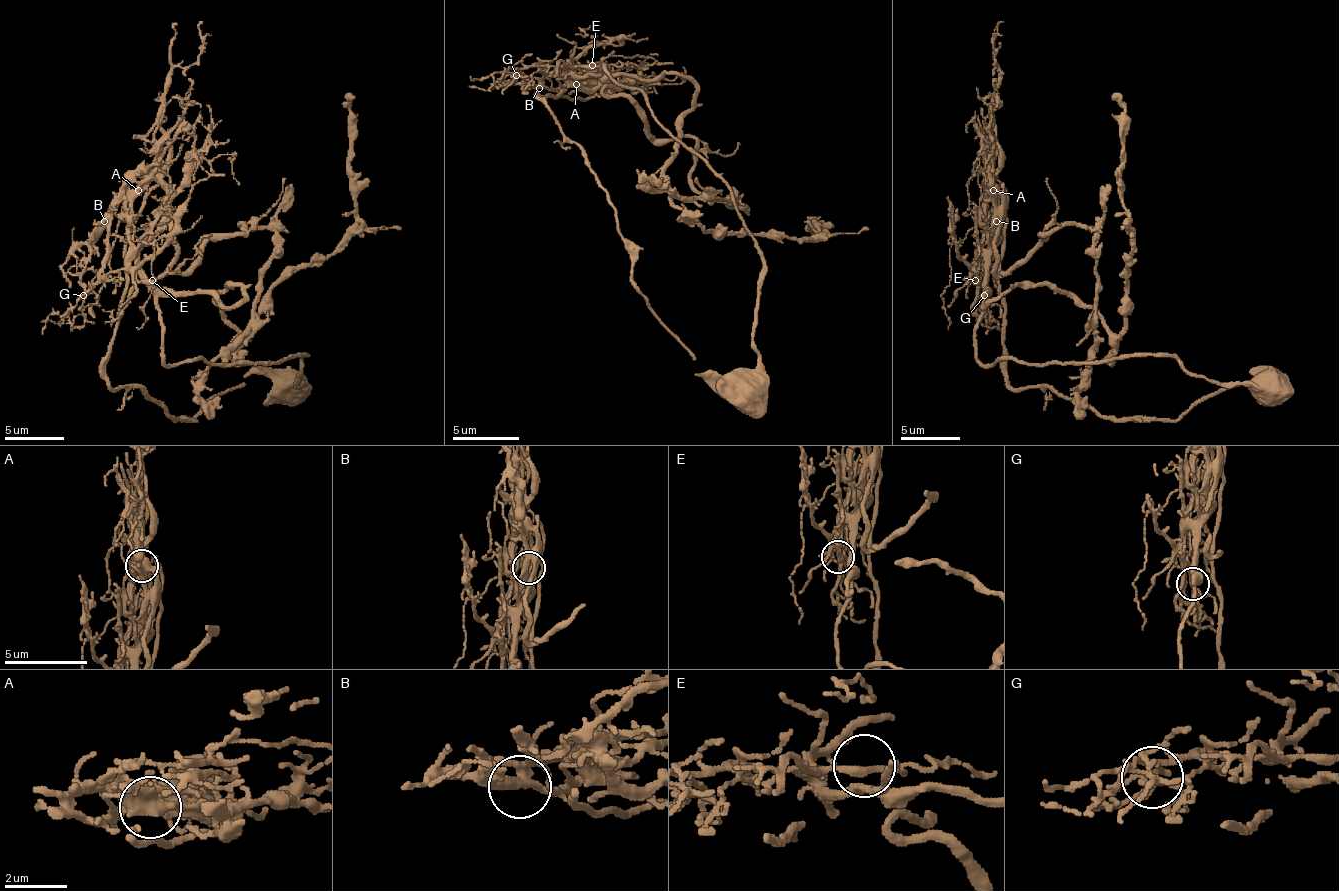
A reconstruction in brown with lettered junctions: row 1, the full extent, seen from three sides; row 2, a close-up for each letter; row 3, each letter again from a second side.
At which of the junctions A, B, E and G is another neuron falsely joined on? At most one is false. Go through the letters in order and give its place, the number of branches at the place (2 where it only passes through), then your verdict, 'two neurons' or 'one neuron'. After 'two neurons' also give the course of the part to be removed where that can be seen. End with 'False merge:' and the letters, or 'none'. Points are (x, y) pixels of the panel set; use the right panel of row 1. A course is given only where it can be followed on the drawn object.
A: at (993, 190); 4 branches meet; two neurons; foreign part runs (993, 191), (996, 274), (1041, 236), (1083, 224), (1098, 233), (1080, 418)
B: at (996, 221); 7 branches meet; one neuron
E: at (975, 280); 2 branches meet; one neuron
G: at (984, 295); 2 branches meet; one neuron
False merge: A

